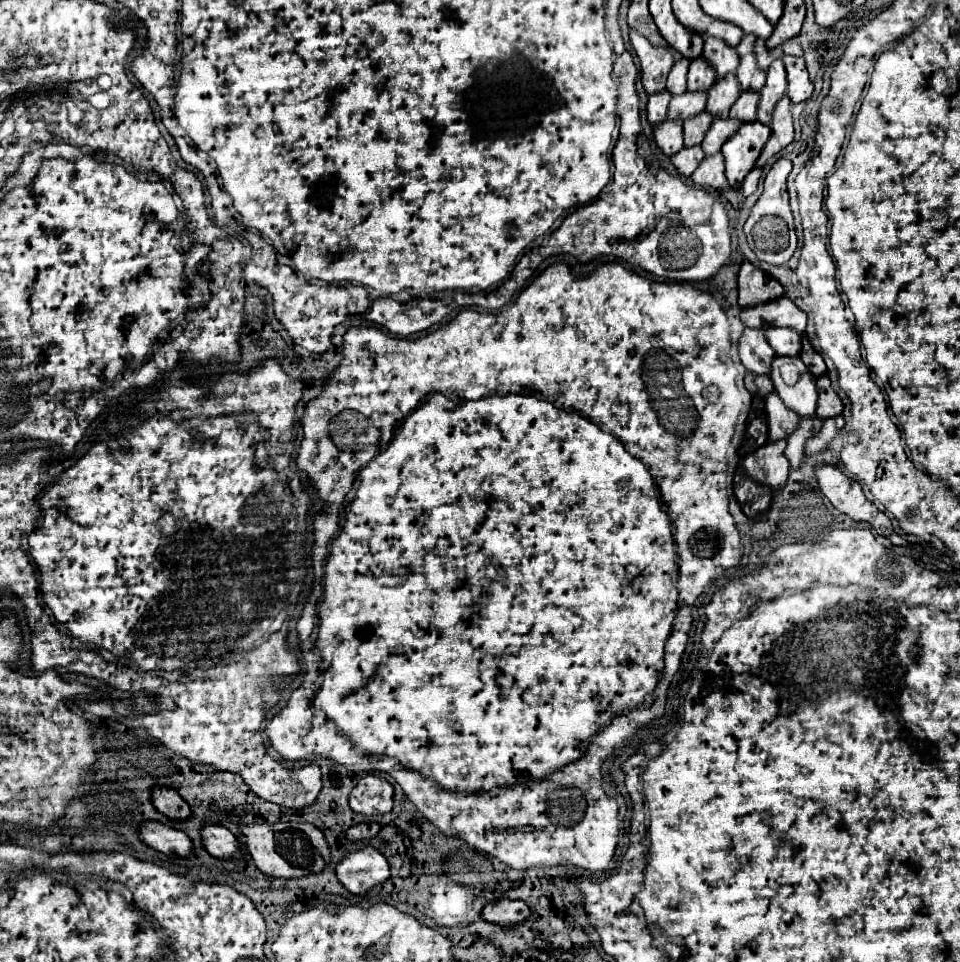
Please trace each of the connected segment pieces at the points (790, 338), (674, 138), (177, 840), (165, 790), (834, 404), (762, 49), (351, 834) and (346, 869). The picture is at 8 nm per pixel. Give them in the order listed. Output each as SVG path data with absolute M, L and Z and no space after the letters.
M769 327L765 329L765 339L775 349L777 355L797 357L801 351L801 335L789 327Z
M665 119L653 127L655 141L665 155L673 155L683 147L683 121L681 119Z
M145 821L139 827L139 837L141 841L145 841L145 845L161 851L161 853L177 853L181 857L187 857L191 853L191 839L179 831L173 829L165 823L159 821Z
M153 787L151 801L159 813L163 813L171 819L187 819L191 815L189 805L171 787Z
M821 375L817 379L817 393L819 393L819 401L817 401L817 417L819 419L829 419L829 417L837 417L843 411L843 403L839 399L839 395L835 393L835 389L831 387L831 381L827 375Z
M757 39L757 43L755 43L755 55L757 55L757 65L761 65L761 69L767 69L775 59L783 57L785 51L783 51L783 45L779 45L775 49L767 49L765 41Z
M357 823L353 825L349 831L347 831L347 839L355 841L355 839L369 839L369 837L375 837L379 833L381 825L379 823Z
M373 847L347 853L335 867L337 879L355 895L365 895L373 885L389 879L387 859Z

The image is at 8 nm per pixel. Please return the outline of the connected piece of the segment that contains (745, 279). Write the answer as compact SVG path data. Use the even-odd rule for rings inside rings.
M747 259L741 263L737 283L739 283L739 305L741 307L765 303L785 293L777 279L773 279L771 275L767 275L765 271L749 263Z

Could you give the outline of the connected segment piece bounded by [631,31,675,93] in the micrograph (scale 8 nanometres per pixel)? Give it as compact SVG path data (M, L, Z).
M631 31L631 45L635 49L635 55L641 65L641 81L647 93L655 93L665 89L665 79L669 69L673 67L673 49L669 47L657 47L649 43L647 37L643 37L637 31Z

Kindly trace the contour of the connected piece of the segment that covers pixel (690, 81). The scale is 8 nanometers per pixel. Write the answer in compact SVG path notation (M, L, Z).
M697 57L689 65L689 75L687 75L687 89L689 91L707 91L715 83L715 71L705 63L705 57Z

